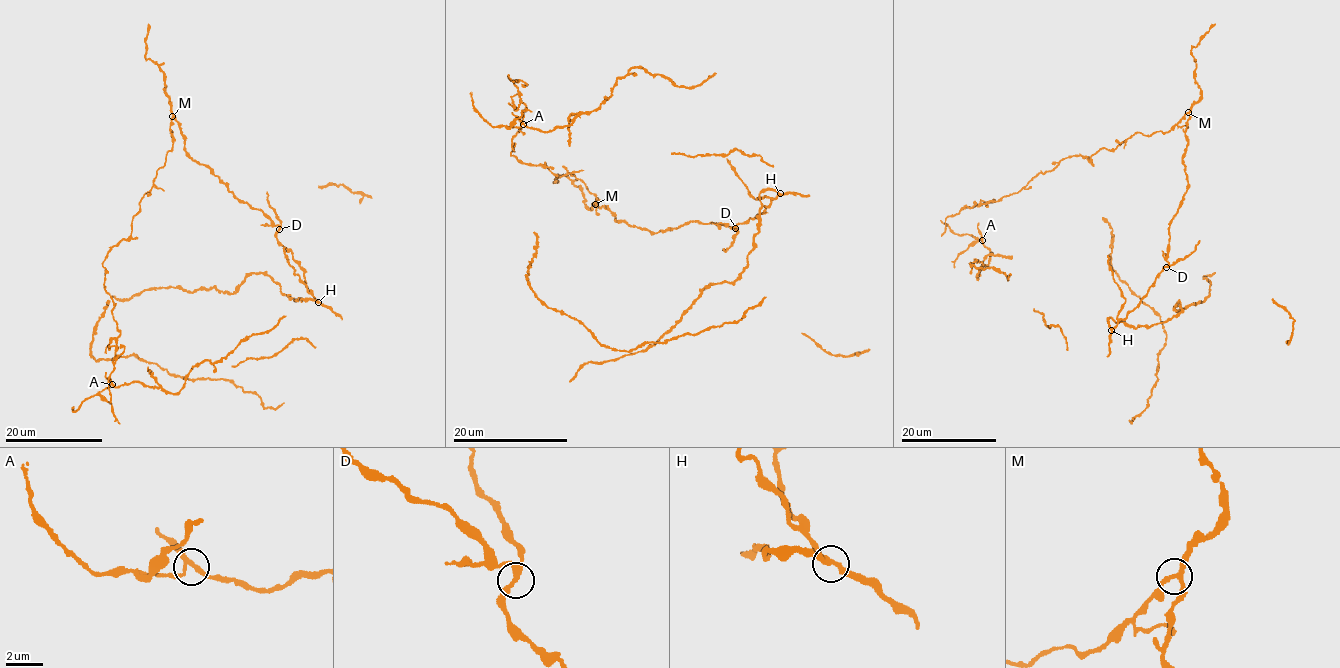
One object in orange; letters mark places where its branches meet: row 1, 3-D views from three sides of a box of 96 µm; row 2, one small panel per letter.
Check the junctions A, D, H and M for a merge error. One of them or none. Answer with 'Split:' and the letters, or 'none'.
Split: M

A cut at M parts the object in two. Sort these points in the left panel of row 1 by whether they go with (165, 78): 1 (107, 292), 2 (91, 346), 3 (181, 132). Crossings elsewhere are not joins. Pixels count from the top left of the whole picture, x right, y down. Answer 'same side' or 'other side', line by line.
1: other side
2: same side
3: same side

